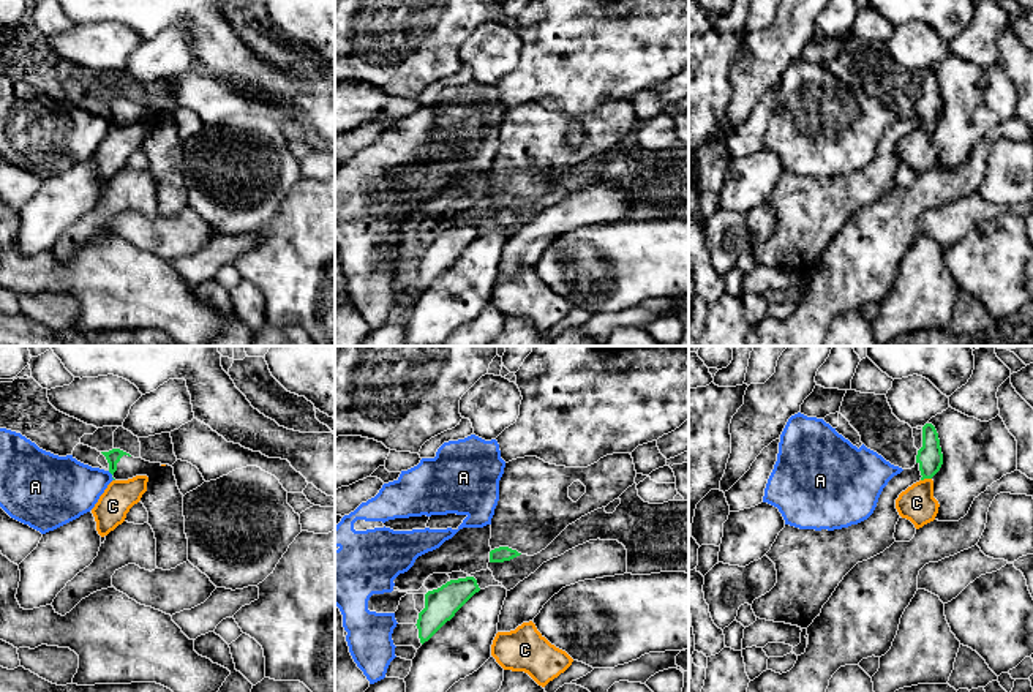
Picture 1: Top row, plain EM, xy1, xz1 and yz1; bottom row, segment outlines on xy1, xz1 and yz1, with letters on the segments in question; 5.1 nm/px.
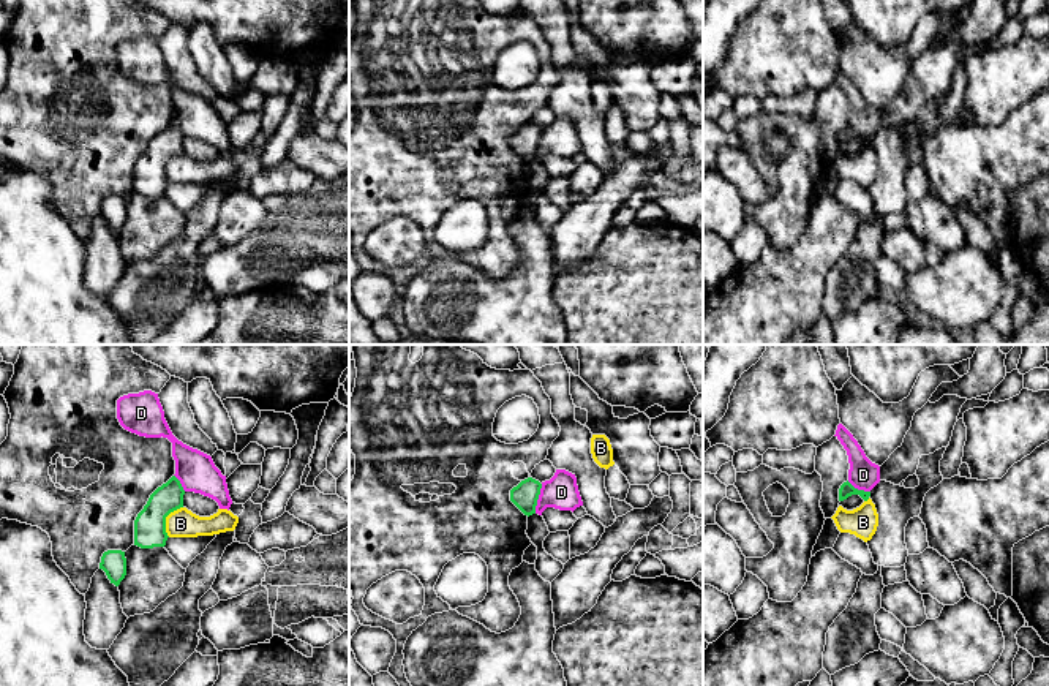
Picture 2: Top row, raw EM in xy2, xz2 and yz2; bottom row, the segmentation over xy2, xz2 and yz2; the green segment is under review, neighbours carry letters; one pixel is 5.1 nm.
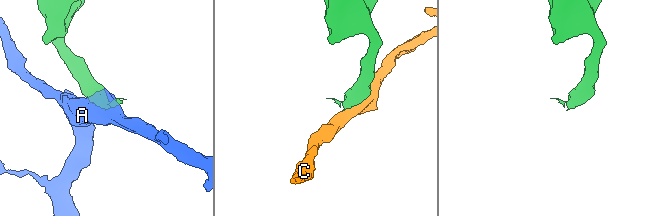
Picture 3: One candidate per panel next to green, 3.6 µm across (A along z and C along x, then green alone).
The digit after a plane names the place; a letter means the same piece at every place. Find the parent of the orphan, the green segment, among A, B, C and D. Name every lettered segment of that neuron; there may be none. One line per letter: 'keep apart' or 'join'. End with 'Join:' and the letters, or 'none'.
A: keep apart
B: keep apart
C: keep apart
D: keep apart
Join: none

